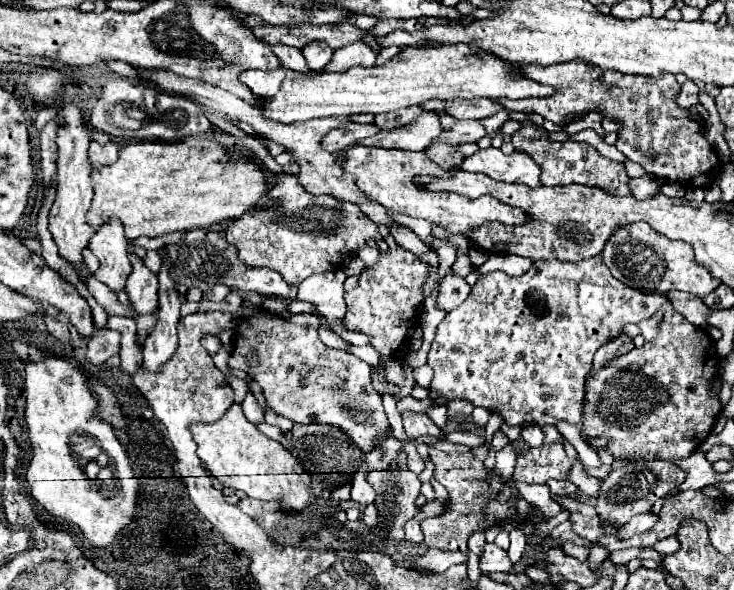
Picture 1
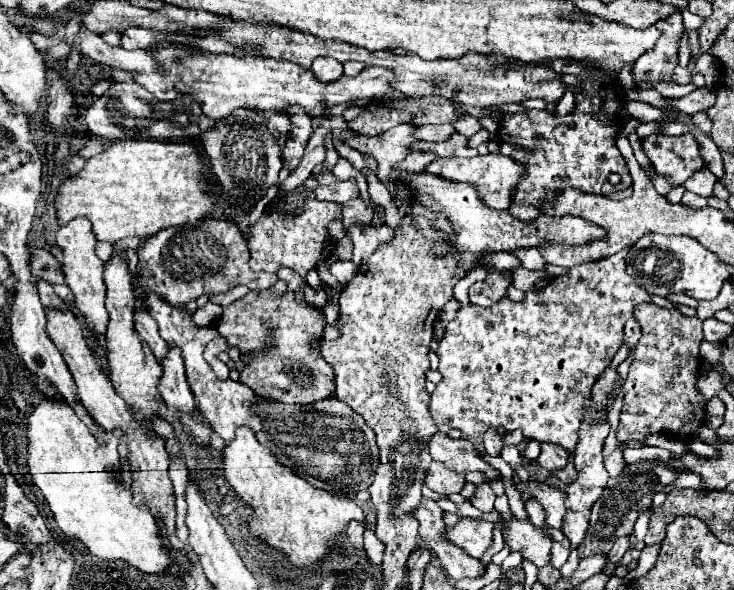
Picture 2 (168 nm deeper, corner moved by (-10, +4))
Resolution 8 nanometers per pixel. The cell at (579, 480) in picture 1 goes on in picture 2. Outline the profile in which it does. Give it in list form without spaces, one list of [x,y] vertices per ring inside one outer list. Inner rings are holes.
[[[541,443],[541,453],[535,459],[535,463],[543,469],[555,471],[555,469],[563,469],[567,465],[567,457],[569,457],[569,451],[563,451],[563,447],[551,445],[551,443]]]

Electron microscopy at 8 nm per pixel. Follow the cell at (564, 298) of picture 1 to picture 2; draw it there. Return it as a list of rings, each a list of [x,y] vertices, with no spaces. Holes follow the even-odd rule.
[[[623,249],[601,261],[571,267],[567,275],[551,279],[545,289],[529,291],[521,303],[505,297],[487,309],[477,305],[459,309],[437,349],[441,381],[431,393],[429,411],[439,431],[459,429],[465,437],[479,437],[487,429],[521,429],[525,439],[555,443],[569,451],[575,449],[581,421],[591,407],[593,383],[617,353],[623,325],[631,319],[633,307],[651,301],[651,295],[627,275],[627,253],[629,249]]]

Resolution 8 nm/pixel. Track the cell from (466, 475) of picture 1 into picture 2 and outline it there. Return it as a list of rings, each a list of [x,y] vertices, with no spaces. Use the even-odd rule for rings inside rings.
[[[433,461],[427,475],[425,475],[425,483],[441,495],[449,496],[452,493],[460,493],[465,483],[465,475],[455,473],[455,471],[447,471],[441,463]]]

